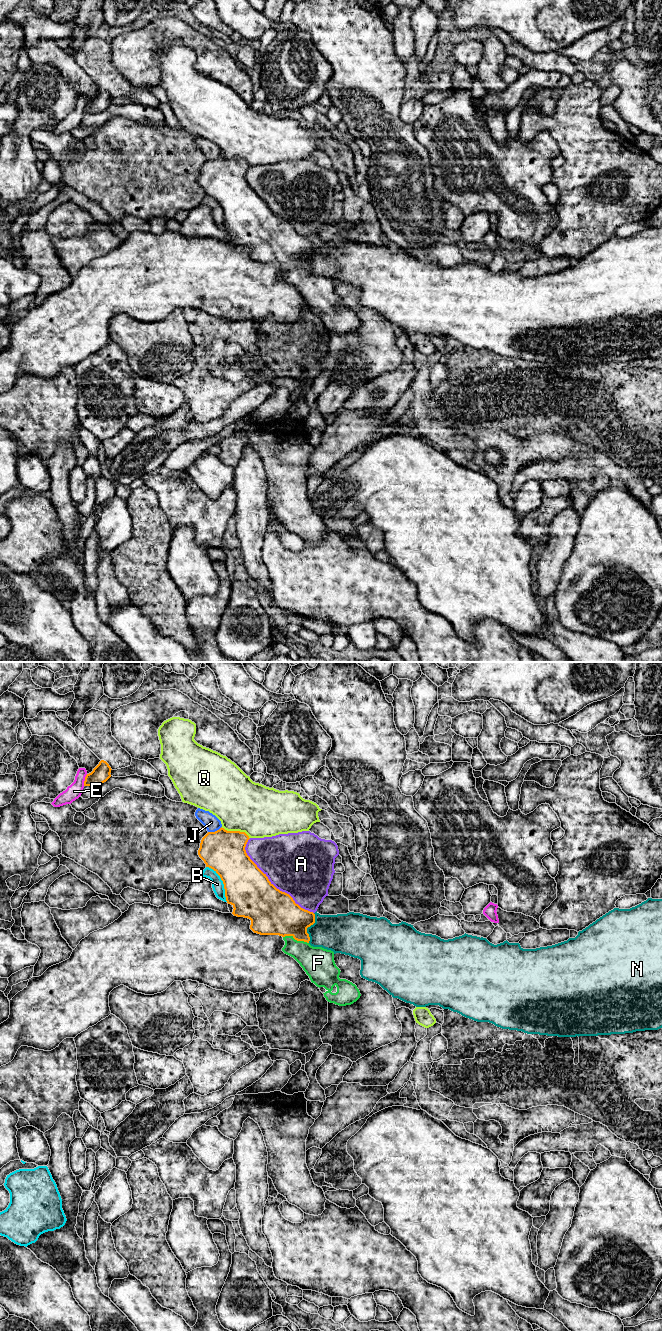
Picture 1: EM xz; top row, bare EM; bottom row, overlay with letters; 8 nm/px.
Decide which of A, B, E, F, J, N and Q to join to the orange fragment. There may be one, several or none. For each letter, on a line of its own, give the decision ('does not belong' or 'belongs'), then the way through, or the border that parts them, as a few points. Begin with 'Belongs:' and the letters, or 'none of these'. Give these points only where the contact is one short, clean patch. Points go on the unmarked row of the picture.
Belongs: F
A: does not belong
B: does not belong
E: does not belong
F: belongs; way xz (278, 242), (293, 257), (296, 267), (317, 290)
J: does not belong
N: does not belong
Q: does not belong

